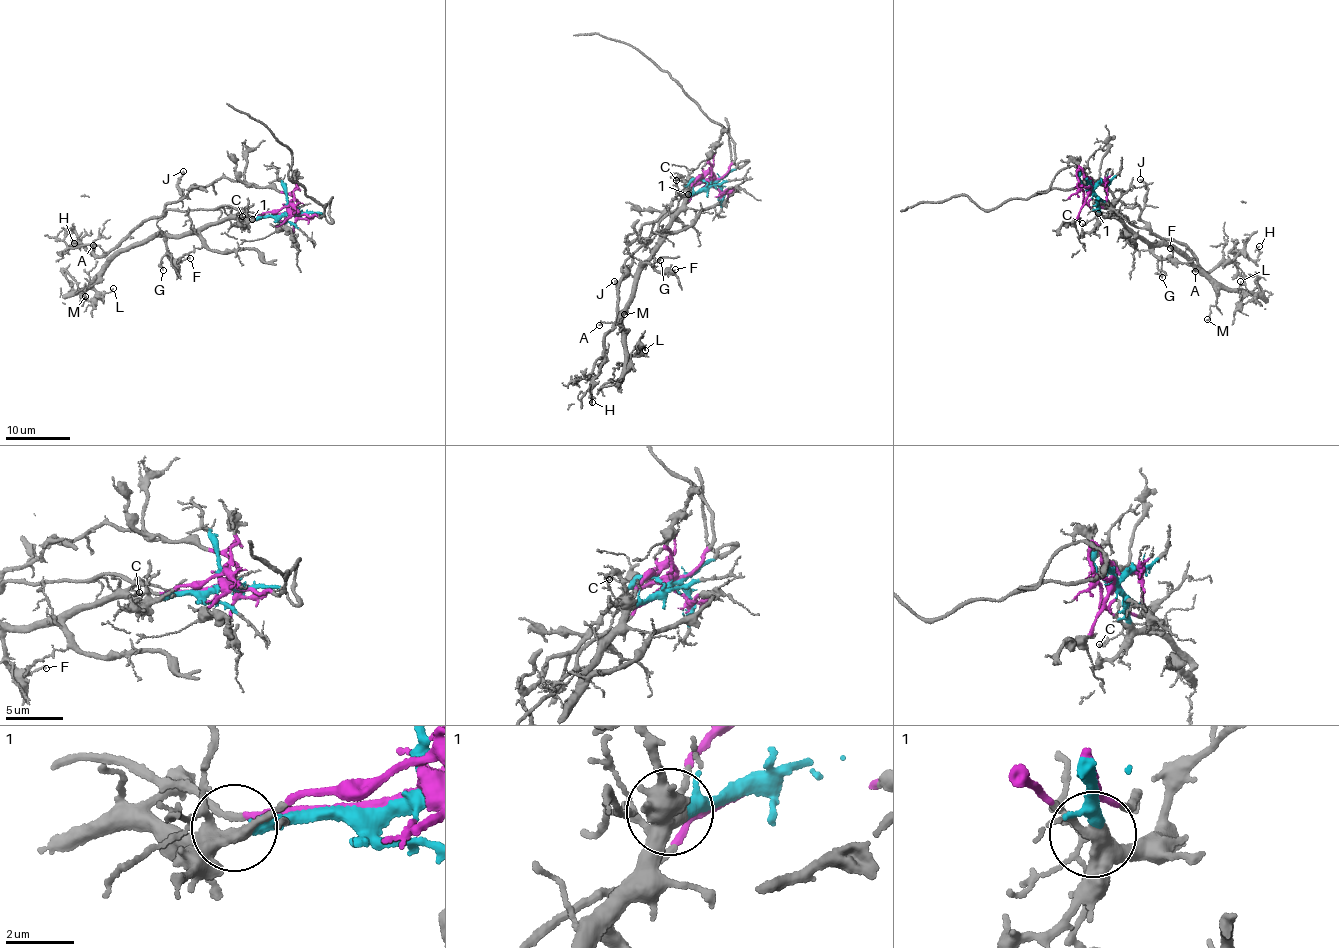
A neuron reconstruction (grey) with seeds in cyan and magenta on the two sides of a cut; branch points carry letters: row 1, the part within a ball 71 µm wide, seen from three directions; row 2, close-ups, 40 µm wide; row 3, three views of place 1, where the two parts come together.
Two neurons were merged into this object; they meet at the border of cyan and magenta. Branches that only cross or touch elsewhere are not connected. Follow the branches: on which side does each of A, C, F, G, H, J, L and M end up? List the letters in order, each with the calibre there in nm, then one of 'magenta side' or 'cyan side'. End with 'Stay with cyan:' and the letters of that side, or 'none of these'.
A: calibre 130 nm; magenta side
C: calibre 90 nm; cyan side
F: calibre 140 nm; cyan side
G: calibre 170 nm; cyan side
H: calibre 130 nm; magenta side
J: calibre 190 nm; magenta side
L: calibre 110 nm; cyan side
M: calibre 110 nm; cyan side
Stay with cyan: C, F, G, L, M

